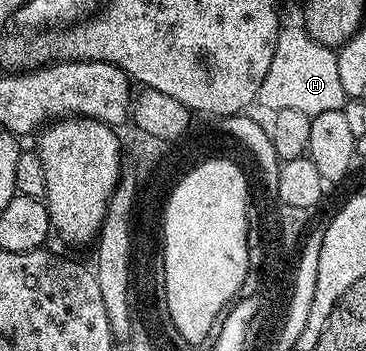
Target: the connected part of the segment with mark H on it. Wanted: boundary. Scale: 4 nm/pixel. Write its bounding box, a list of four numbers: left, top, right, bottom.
[257,26,346,117]

